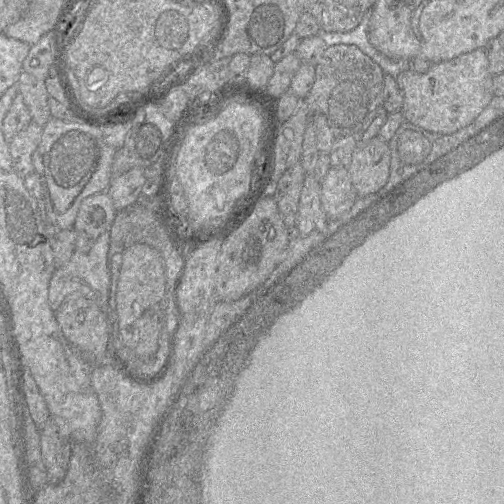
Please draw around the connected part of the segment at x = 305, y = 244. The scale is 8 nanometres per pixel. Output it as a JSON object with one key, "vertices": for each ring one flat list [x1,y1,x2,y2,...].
{"vertices":[[290,231,290,242,285,253,285,258,274,268,262,283,247,293,256,293,258,296,259,293,263,292,271,285,280,273,294,264,310,247,322,240,323,237,324,236,319,231,312,231,307,236,299,236]]}

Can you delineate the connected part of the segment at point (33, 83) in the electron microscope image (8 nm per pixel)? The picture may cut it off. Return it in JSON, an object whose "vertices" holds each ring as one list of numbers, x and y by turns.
{"vertices":[[22,71,18,79,18,92,30,111,32,121,44,127,51,118,45,80]]}

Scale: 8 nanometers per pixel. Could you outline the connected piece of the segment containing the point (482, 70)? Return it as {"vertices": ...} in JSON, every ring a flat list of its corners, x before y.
{"vertices":[[483,48,434,63,424,73,412,69,397,75,403,93,404,120,430,132,450,134,472,123,494,97,493,75]]}

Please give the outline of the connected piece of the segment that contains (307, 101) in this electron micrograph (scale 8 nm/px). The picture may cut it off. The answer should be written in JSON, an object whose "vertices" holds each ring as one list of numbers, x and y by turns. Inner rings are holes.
{"vertices":[[336,44,328,46,317,62,314,84,302,100,311,114,323,114,334,138,357,135,374,115,376,109,383,106,383,87,385,73,382,68,355,45]]}

